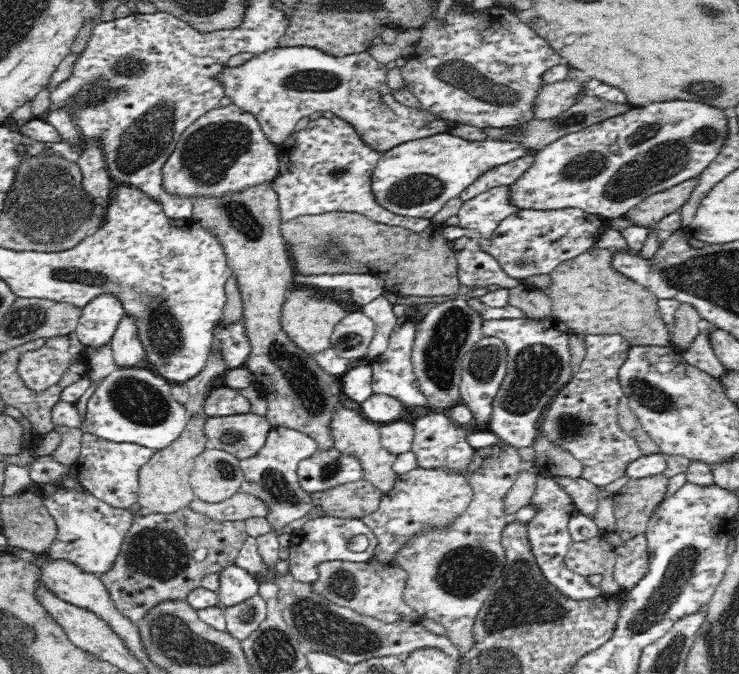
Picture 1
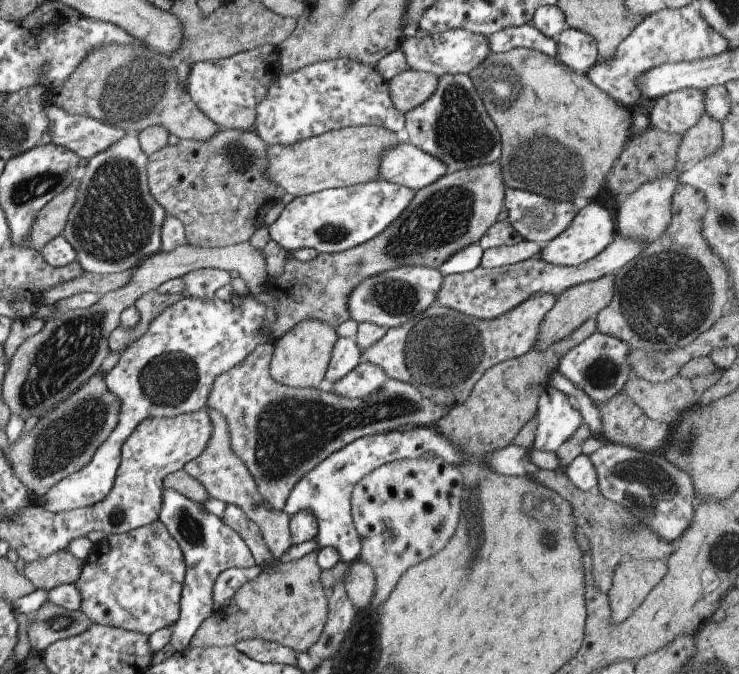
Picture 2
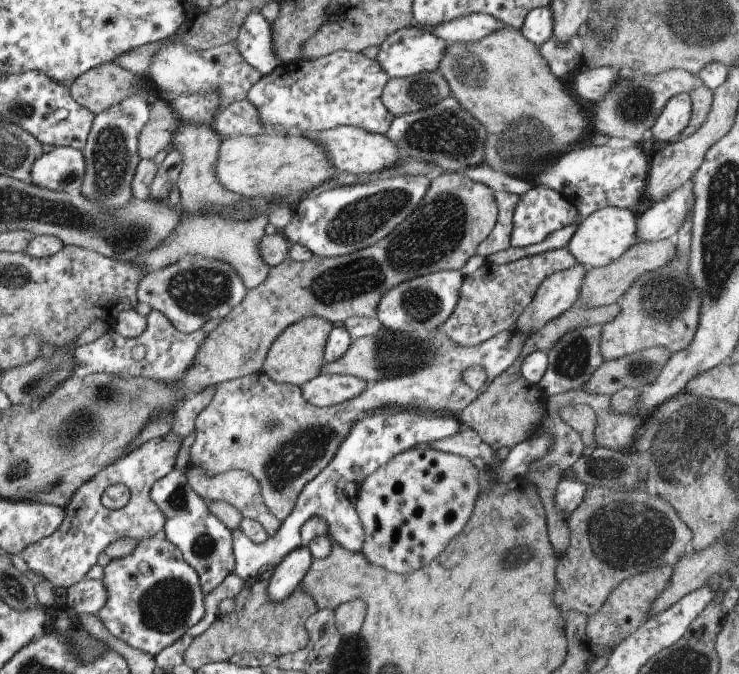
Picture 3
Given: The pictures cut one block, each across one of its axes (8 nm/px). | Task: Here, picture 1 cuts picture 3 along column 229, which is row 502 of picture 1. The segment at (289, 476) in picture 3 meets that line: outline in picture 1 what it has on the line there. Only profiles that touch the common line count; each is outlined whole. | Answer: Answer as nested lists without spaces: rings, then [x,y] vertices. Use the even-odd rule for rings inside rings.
[[[416,467],[414,470],[398,476],[394,488],[384,492],[379,507],[361,520],[372,530],[378,546],[374,552],[375,560],[390,563],[396,553],[417,532],[446,528],[456,522],[456,517],[464,513],[473,498],[473,488],[468,477],[462,473],[448,473],[442,469]]]

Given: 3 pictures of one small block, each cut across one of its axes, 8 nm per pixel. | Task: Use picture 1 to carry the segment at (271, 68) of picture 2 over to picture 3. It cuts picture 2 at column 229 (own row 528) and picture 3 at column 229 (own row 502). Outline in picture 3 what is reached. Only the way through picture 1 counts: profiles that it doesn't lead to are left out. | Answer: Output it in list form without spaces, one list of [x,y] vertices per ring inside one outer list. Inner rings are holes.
[[[171,41],[153,56],[148,76],[153,88],[160,95],[199,95],[204,97],[214,92],[219,97],[219,103],[213,112],[217,115],[221,109],[229,107],[247,98],[248,91],[263,76],[257,68],[251,67],[240,54],[235,43],[230,43],[210,50],[197,51],[183,43]]]

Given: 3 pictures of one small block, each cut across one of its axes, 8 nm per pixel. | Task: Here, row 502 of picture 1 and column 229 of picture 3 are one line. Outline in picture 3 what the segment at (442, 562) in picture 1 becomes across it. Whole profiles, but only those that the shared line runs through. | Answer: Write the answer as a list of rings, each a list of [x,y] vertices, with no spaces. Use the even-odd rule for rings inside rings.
[[[192,467],[190,470],[185,470],[185,475],[198,497],[202,497],[206,502],[218,501],[235,506],[247,519],[258,521],[269,537],[274,536],[282,526],[283,522],[279,521],[265,505],[258,481],[246,470],[230,470],[220,476],[202,476],[198,467]]]

